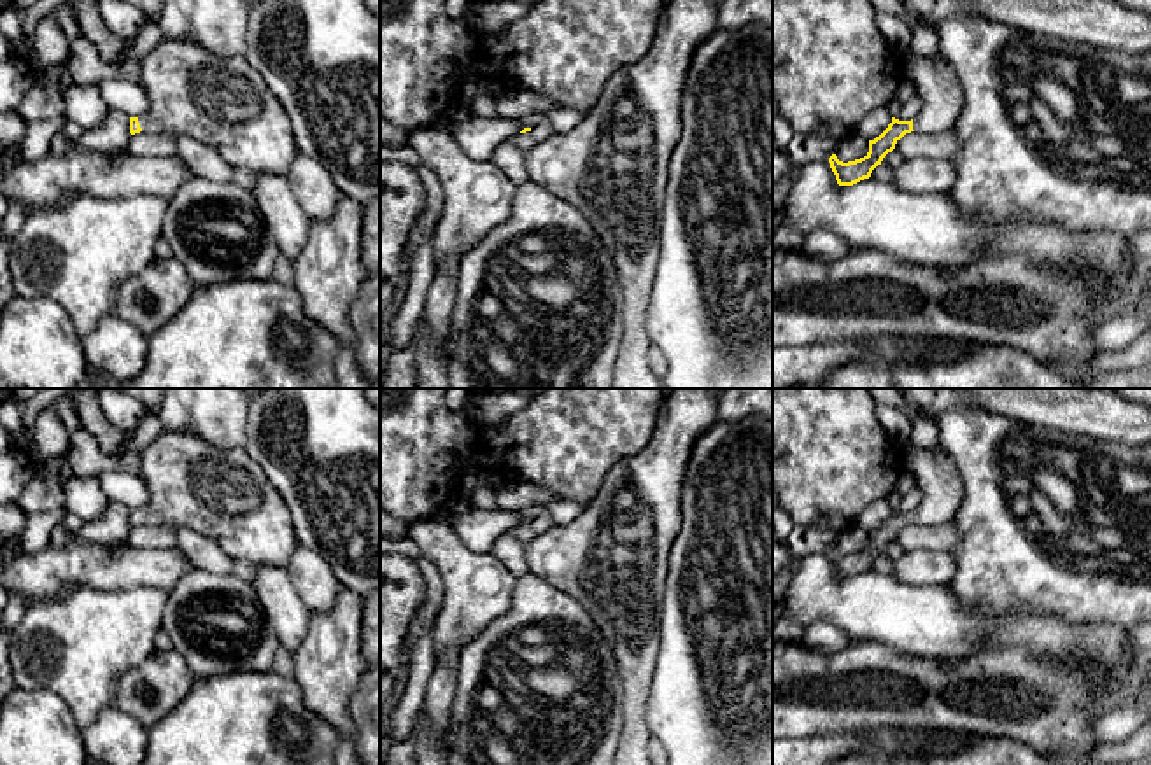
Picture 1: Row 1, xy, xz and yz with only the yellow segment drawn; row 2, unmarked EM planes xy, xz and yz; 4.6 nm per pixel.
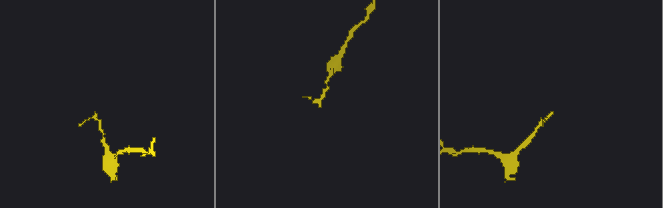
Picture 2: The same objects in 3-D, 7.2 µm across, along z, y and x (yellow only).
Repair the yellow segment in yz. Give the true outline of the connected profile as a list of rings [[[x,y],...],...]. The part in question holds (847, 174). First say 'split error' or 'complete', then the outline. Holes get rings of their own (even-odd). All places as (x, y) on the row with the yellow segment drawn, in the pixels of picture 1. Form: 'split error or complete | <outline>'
split error | [[[911,51],[897,58],[906,79],[922,98],[922,109],[911,121],[892,117],[888,128],[869,140],[869,152],[855,161],[843,163],[836,154],[829,158],[839,186],[853,186],[869,179],[895,144],[911,131],[941,133],[955,128],[964,107],[964,91],[953,68],[943,56],[925,58]]]

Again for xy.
split error | [[[163,39],[144,60],[140,82],[149,110],[130,117],[130,133],[189,137],[251,173],[287,177],[298,149],[280,102],[244,54],[219,56],[198,42]]]

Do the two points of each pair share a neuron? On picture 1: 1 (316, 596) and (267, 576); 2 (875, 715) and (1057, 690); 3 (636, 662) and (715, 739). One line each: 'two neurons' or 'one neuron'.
1: two neurons
2: one neuron
3: two neurons

